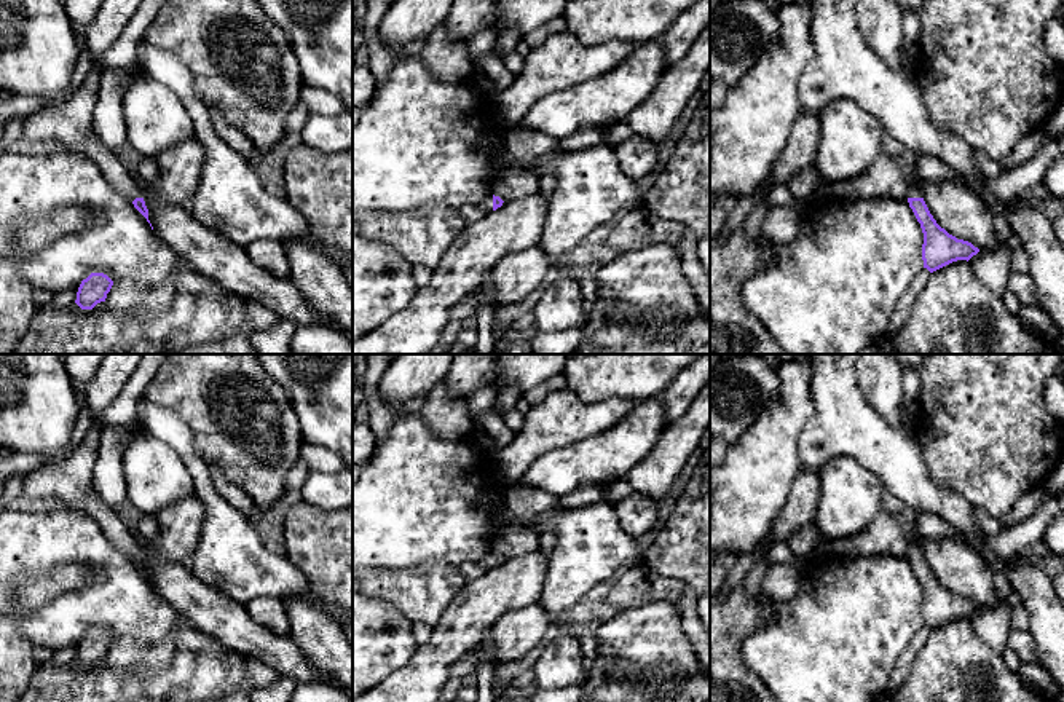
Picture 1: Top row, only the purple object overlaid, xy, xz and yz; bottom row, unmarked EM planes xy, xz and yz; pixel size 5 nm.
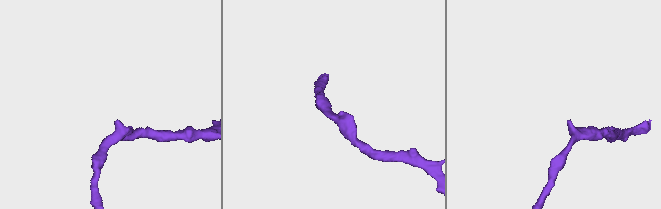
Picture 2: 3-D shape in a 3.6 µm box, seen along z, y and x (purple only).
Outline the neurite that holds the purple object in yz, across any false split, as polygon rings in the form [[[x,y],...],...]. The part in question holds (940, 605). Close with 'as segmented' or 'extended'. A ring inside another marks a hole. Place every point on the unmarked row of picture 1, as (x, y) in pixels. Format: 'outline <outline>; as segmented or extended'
outline [[[920,539],[909,541],[908,560],[924,590],[922,617],[930,630],[957,617],[968,619],[979,609],[971,600],[957,597],[936,581],[922,555]]]; extended

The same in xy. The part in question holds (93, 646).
outline [[[91,630],[81,638],[75,661],[81,667],[93,667],[97,661],[105,659],[113,638],[104,630]]]; as segmented

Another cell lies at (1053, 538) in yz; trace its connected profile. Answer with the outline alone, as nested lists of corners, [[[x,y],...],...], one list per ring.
[[[1058,514],[1051,523],[1046,526],[1042,542],[1046,550],[1064,557],[1064,514]]]

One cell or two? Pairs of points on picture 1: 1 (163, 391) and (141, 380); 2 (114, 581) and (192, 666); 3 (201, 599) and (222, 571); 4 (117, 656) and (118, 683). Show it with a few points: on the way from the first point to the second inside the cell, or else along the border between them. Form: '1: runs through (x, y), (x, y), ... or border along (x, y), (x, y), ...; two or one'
1: border along (158, 370), (141, 396); two
2: runs through (137, 605), (150, 618), (168, 623), (185, 642); one
3: border along (190, 570), (206, 584), (244, 603); two
4: border along (104, 659), (117, 669), (147, 670); two

